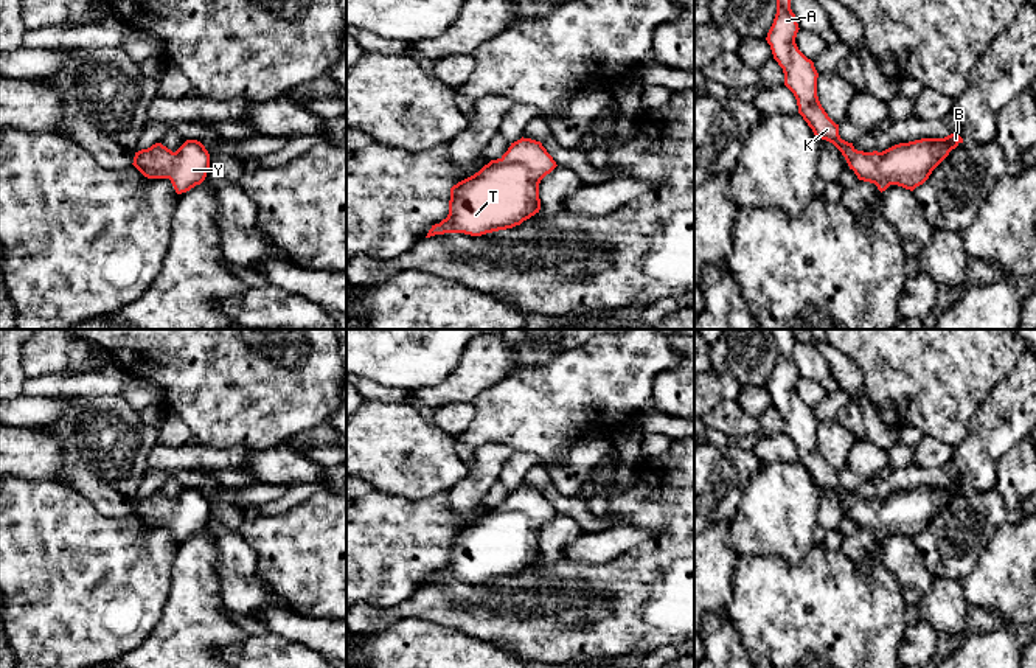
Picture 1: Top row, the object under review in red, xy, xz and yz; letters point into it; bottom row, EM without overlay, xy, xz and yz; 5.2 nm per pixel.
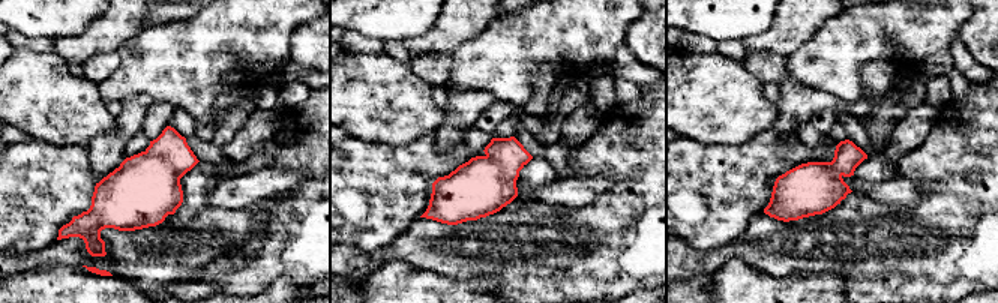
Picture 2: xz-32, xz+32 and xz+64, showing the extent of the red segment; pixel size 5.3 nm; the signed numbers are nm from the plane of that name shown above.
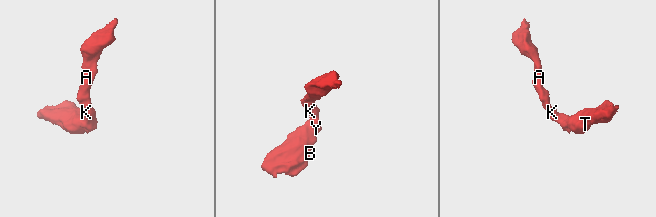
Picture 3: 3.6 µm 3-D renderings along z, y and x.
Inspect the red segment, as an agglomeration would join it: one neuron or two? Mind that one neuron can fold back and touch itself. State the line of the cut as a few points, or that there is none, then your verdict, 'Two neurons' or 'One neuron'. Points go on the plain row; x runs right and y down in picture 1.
No split. One neuron

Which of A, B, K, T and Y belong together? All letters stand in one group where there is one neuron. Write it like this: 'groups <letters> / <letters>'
groups A B K T Y

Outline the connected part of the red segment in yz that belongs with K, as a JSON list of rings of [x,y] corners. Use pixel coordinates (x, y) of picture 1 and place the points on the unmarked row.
[[[770,329],[777,343],[777,362],[767,381],[774,407],[783,416],[784,433],[794,441],[798,461],[820,488],[833,491],[845,505],[850,517],[859,528],[874,531],[882,541],[890,533],[898,533],[913,539],[923,533],[932,519],[955,497],[963,486],[954,480],[944,486],[921,486],[895,492],[882,500],[857,499],[839,483],[836,472],[817,444],[819,421],[814,410],[797,395],[797,365],[791,357],[795,345],[792,329]]]

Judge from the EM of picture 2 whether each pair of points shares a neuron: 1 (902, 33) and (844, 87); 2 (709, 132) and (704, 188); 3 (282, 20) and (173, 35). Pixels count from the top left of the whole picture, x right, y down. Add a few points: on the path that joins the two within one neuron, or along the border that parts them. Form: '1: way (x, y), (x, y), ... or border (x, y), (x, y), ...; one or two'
1: way (883, 26), (844, 68); one
2: border (682, 137), (704, 144), (742, 144); two
3: way (255, 24), (245, 35), (200, 35); one

